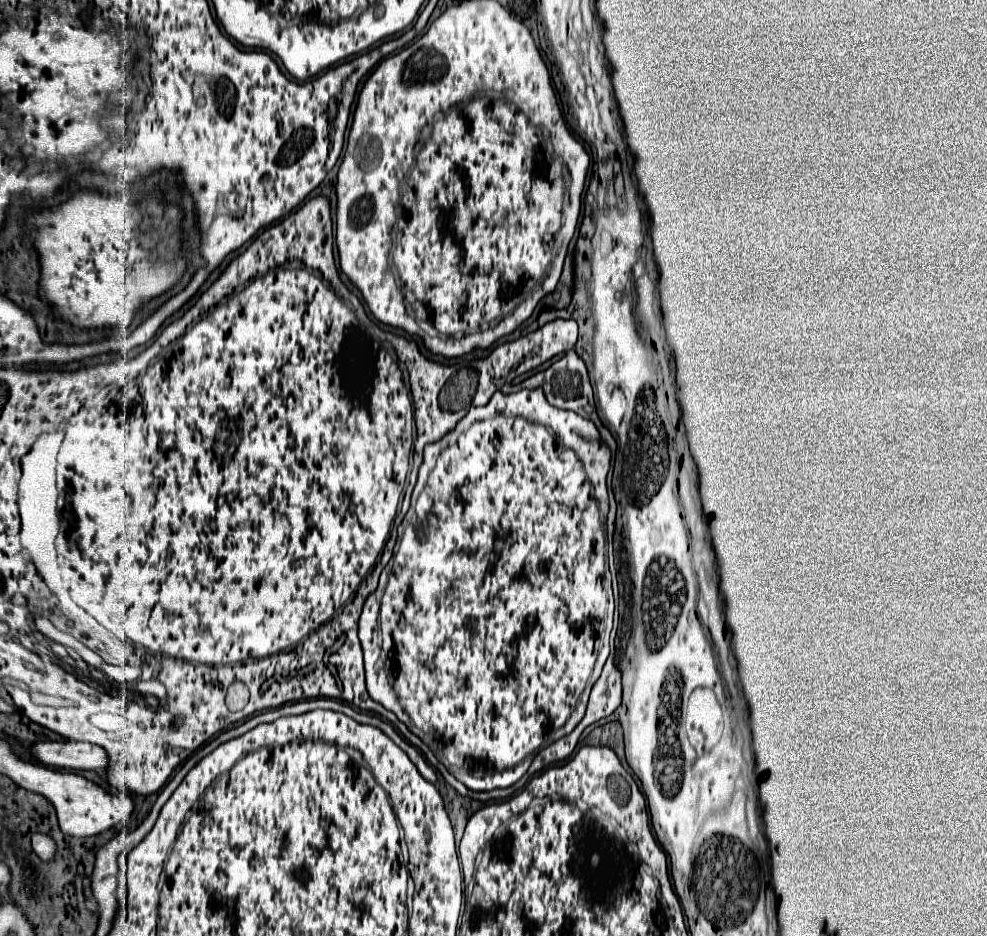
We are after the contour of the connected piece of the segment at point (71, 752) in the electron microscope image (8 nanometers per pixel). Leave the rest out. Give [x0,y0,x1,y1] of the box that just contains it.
[28,742,108,770]

